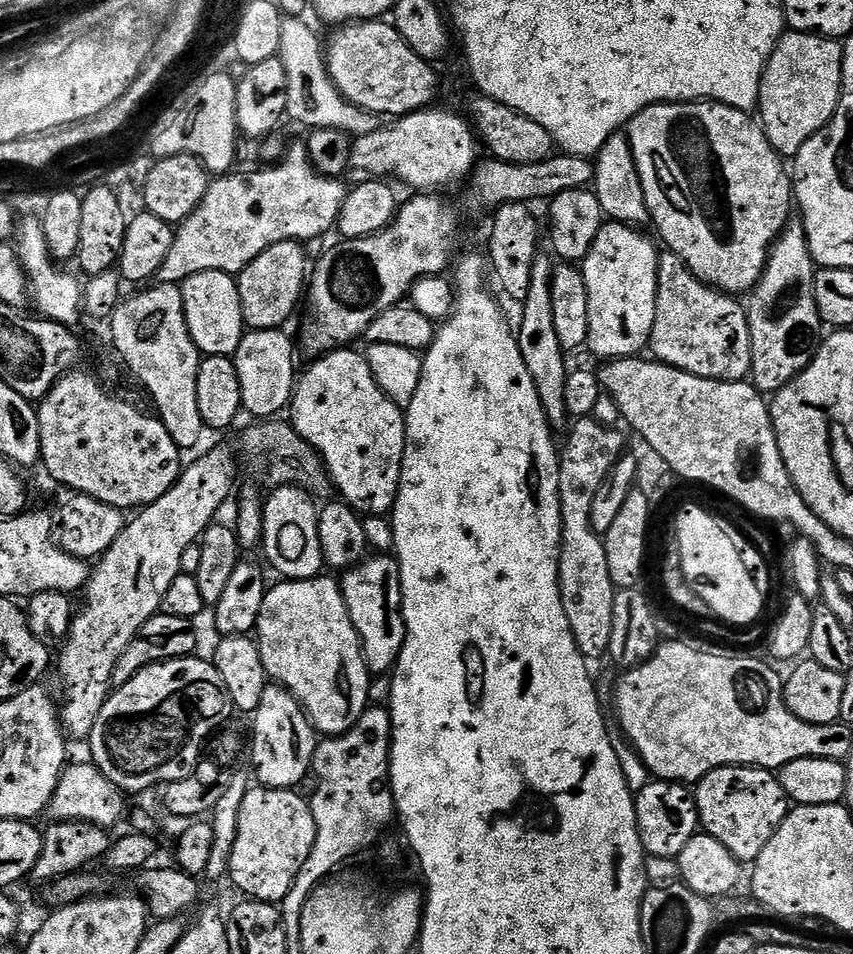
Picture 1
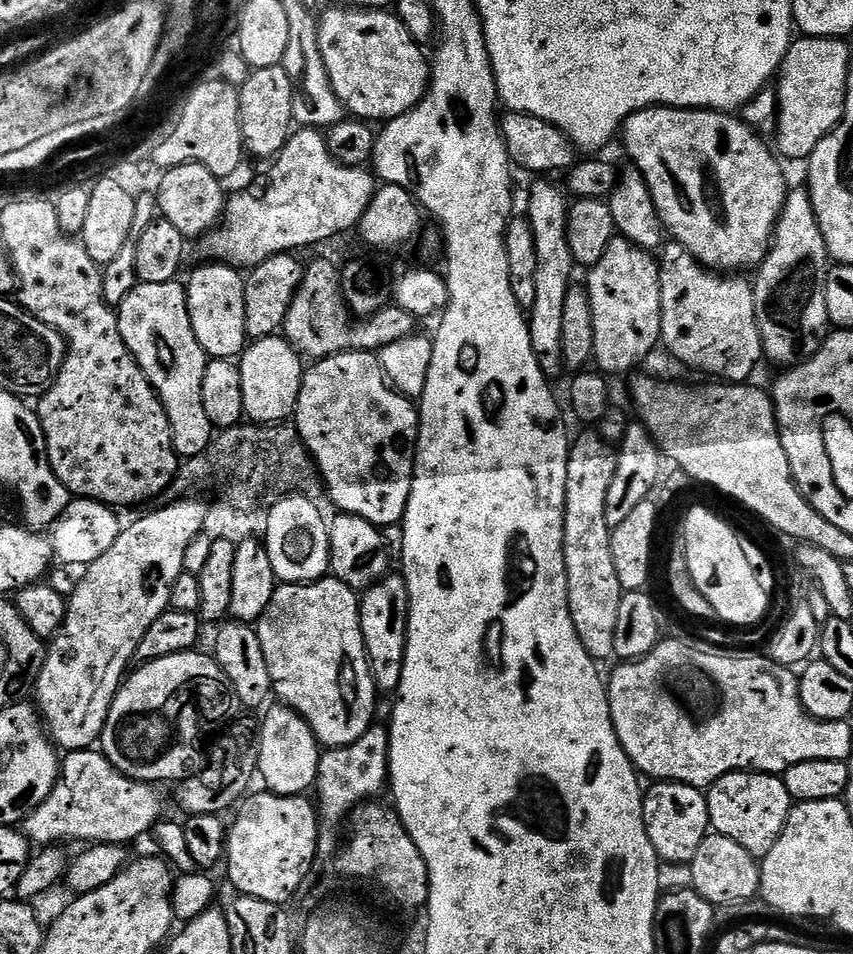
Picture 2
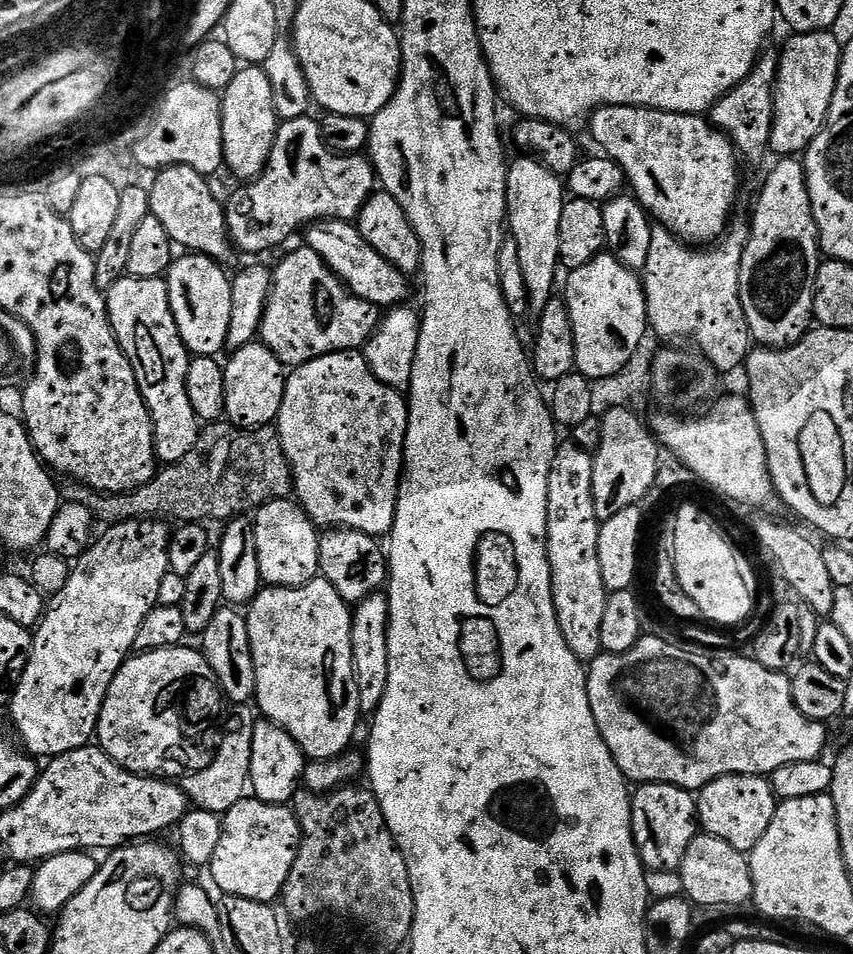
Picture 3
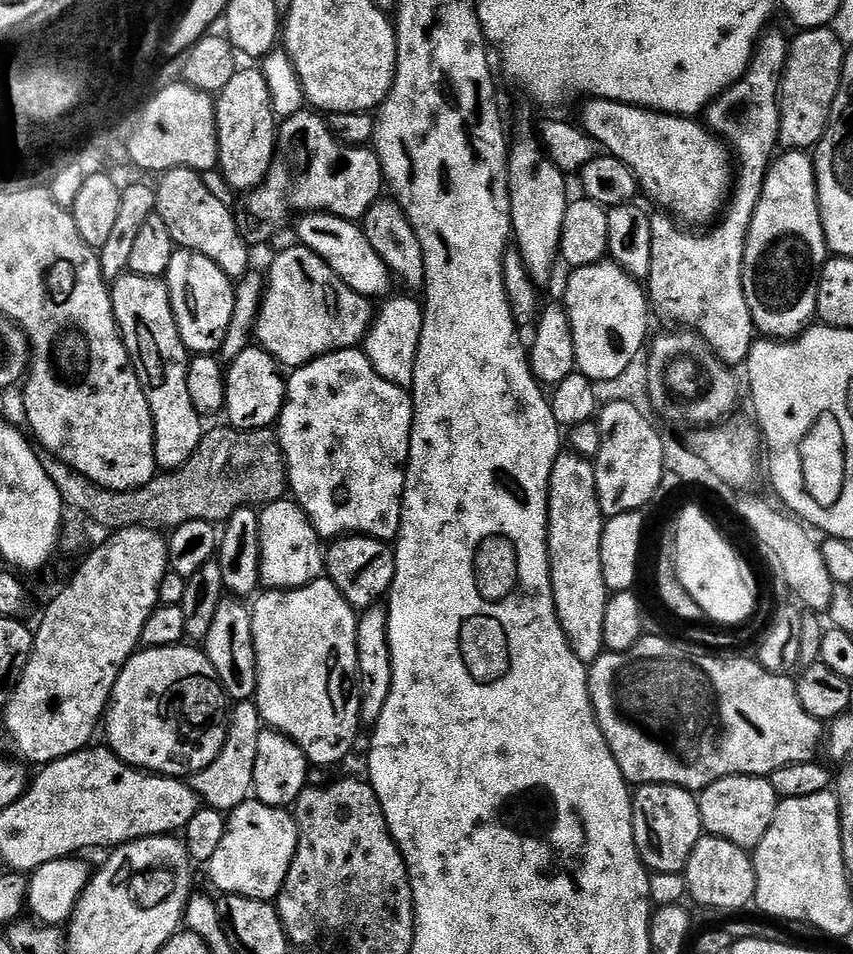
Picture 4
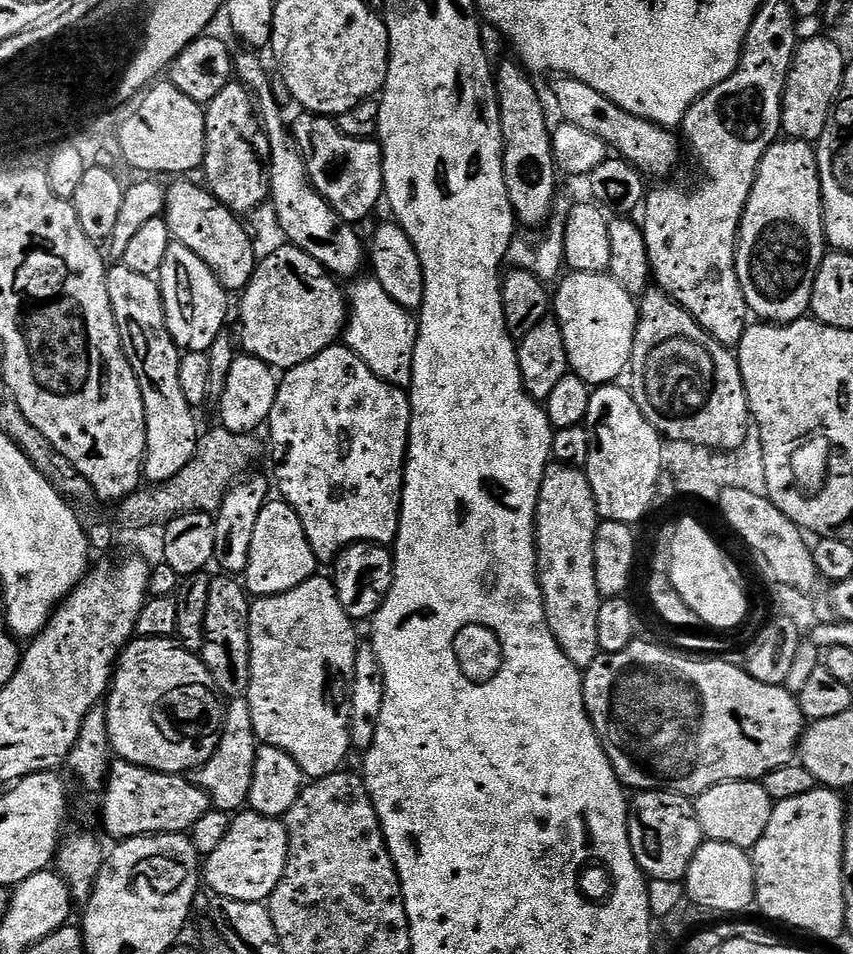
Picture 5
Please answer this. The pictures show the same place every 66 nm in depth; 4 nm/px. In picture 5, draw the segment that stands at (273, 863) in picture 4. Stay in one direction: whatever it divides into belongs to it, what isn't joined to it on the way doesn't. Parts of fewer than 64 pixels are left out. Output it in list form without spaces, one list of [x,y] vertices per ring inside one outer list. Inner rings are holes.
[[[244,810],[229,823],[226,838],[202,864],[202,880],[209,893],[255,904],[267,901],[288,861],[288,830],[279,819]]]

